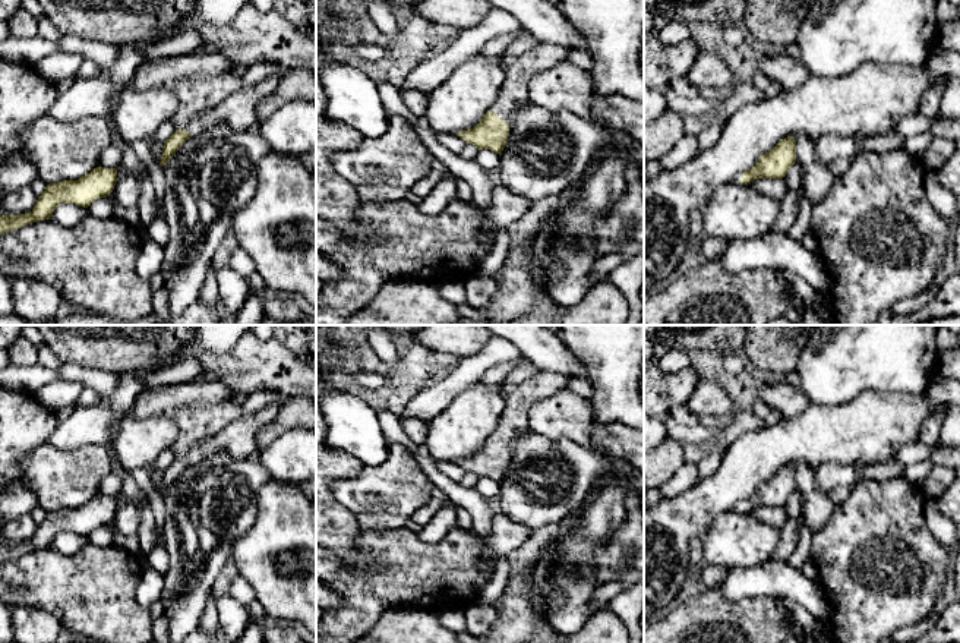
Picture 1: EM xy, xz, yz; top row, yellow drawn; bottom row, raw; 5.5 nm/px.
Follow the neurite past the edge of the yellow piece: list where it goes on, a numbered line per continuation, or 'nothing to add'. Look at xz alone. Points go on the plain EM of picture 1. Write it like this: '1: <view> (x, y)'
1: xz (515, 419)

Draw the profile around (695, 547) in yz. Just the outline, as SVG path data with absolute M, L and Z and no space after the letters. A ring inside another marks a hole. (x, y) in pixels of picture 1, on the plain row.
M692 538L689 542L689 562L691 565L700 565L702 561L702 543L700 538Z

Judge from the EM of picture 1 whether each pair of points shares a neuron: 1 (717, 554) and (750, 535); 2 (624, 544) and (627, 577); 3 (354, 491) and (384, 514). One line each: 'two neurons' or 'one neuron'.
1: one neuron
2: one neuron
3: one neuron

